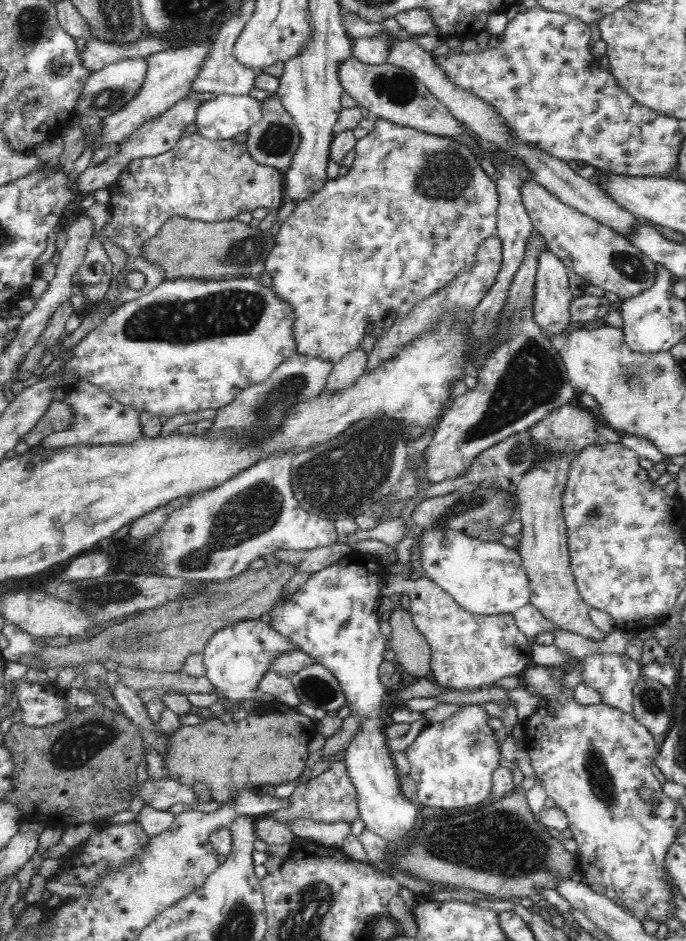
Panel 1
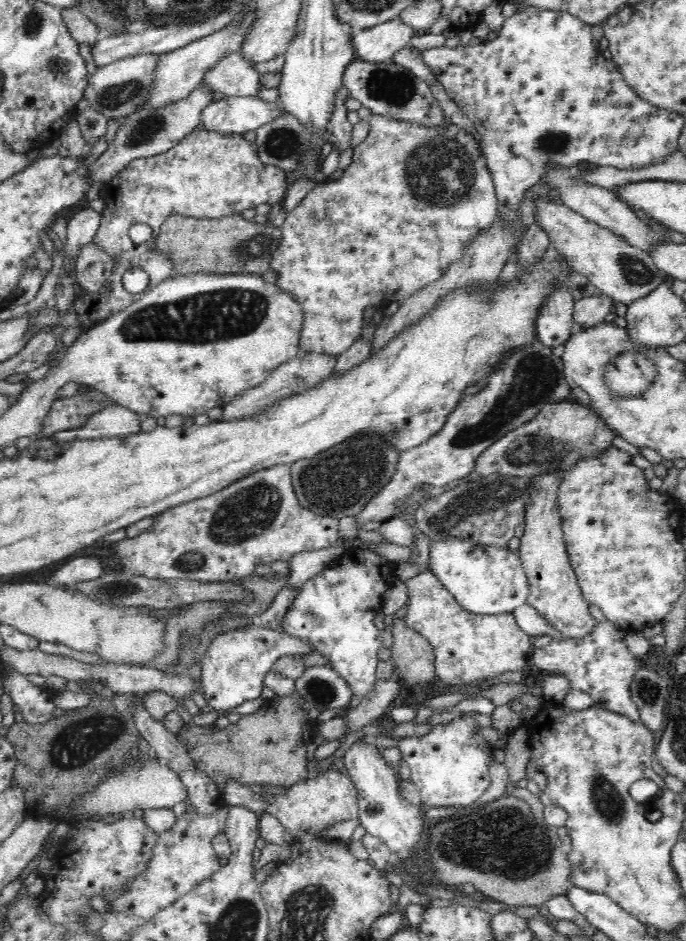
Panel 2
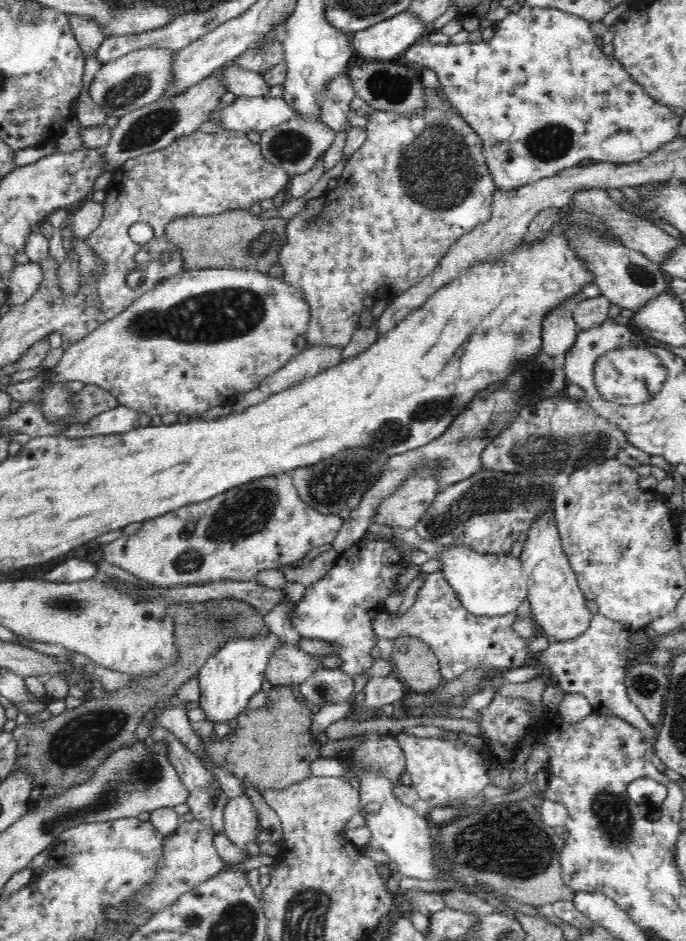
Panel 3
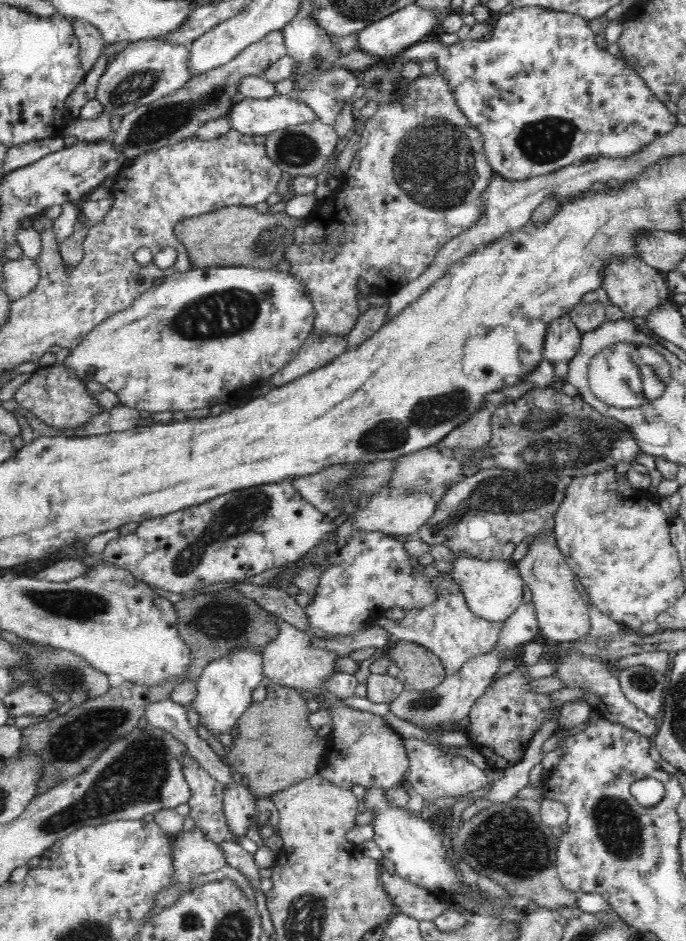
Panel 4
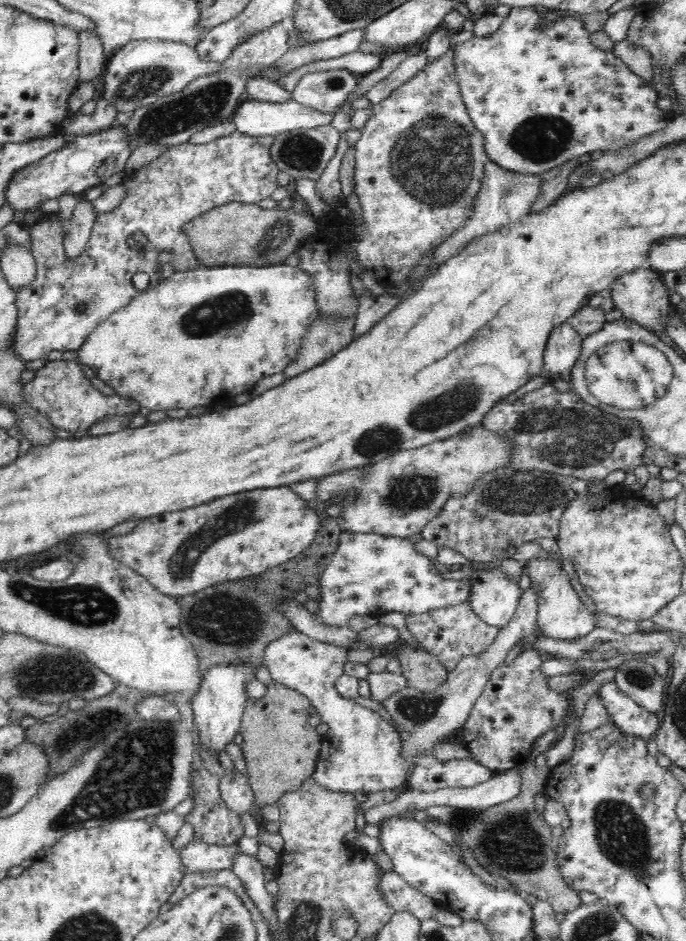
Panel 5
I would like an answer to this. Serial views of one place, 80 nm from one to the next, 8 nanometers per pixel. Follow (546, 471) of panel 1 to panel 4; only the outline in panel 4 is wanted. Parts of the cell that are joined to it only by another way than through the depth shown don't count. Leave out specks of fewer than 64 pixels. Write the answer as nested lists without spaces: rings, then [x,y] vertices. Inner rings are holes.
[[[539,535],[519,561],[518,573],[531,590],[536,607],[540,639],[557,643],[570,642],[587,636],[591,622],[587,605],[574,584],[574,573],[556,547],[555,535]]]

